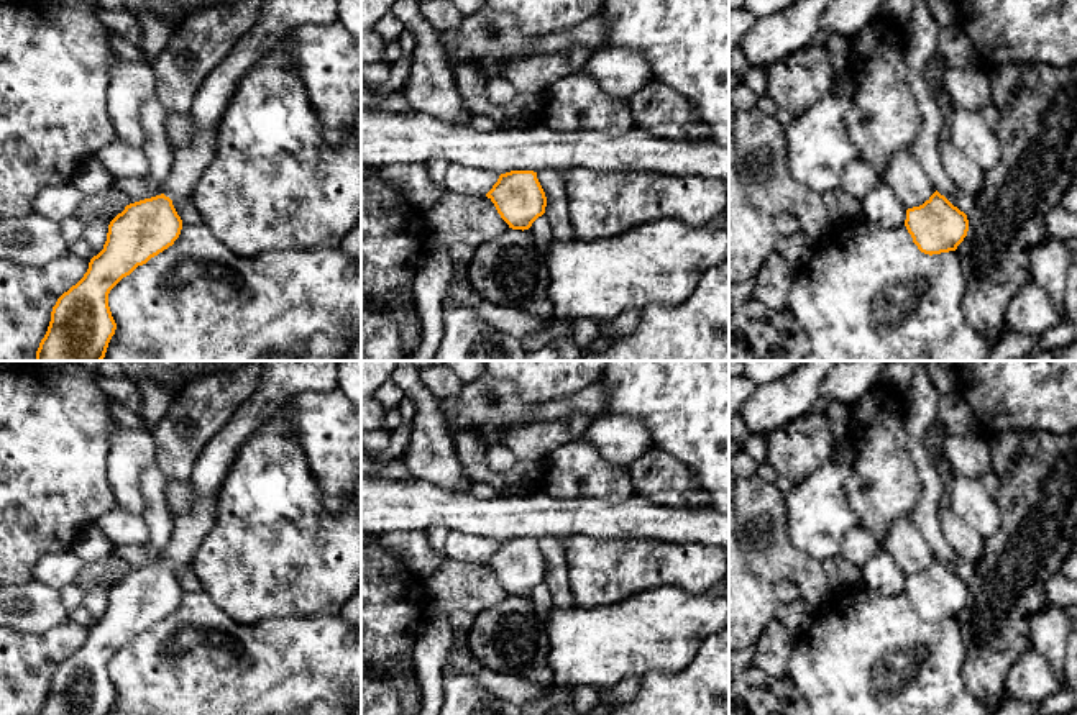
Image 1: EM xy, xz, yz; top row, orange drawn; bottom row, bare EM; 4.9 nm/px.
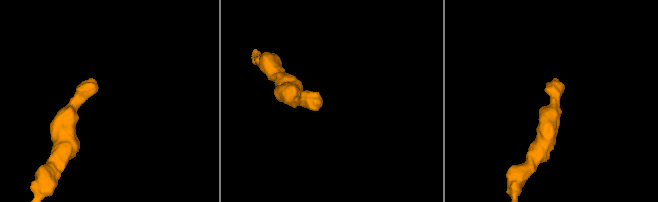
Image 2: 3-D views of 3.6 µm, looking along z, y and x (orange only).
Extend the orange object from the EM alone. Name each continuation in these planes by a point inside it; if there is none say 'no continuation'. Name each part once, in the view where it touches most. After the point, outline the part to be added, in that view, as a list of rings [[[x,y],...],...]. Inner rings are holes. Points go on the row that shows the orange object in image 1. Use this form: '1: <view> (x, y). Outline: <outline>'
1: xy (278, 17). Outline: [[[263,0],[258,21],[205,77],[192,102],[192,143],[174,153],[172,167],[163,182],[166,197],[172,200],[192,195],[200,174],[215,157],[217,123],[251,67],[292,28],[305,23],[330,25],[337,20],[337,0]]]

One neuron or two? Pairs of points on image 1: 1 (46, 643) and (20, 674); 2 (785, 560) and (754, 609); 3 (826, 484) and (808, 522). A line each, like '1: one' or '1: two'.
1: one
2: two
3: one

